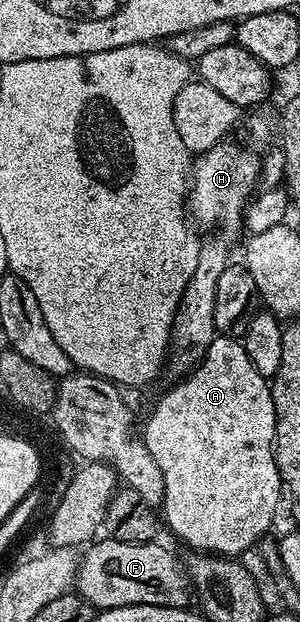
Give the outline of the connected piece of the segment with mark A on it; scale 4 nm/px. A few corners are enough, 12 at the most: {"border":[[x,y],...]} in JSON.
{"border":[[218,336],[143,441],[163,522],[241,556],[277,518],[270,383]]}

